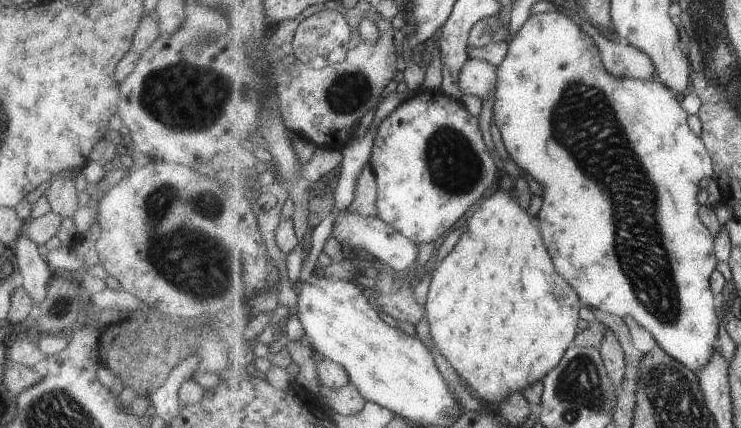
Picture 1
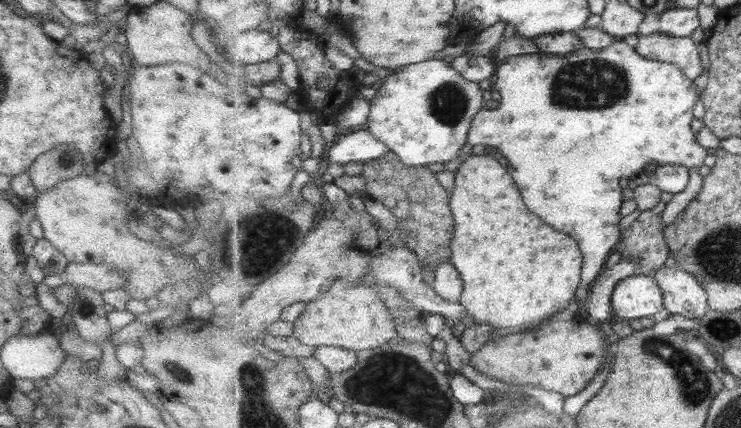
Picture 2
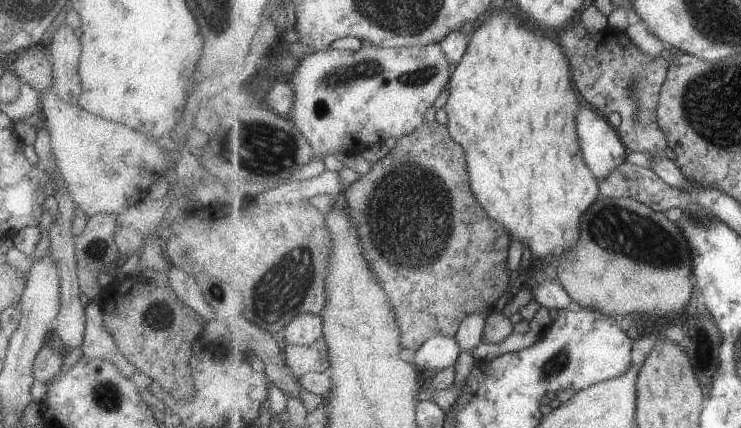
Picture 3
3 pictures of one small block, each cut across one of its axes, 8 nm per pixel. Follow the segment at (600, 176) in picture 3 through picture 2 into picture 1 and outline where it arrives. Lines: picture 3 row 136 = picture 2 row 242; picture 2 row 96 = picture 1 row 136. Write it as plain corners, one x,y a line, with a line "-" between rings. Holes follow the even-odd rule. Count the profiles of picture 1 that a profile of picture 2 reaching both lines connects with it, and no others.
561,10
539,13
527,18
520,30
509,40
508,50
498,66
498,87
494,96
493,129
502,147
521,170
538,181
543,187
542,207
536,220
545,244
554,258
557,272
564,276
575,288
586,307
623,316
634,316
643,328
654,334
663,350
693,370
695,374
710,363
717,349
721,319
717,316
719,296
711,288
711,277
717,268
715,241
711,231
699,216
697,204
699,182
703,178
714,178
714,160
701,136
697,136
689,126
689,113
683,108
683,97
671,87
657,80
618,77
604,67
605,63
595,40
583,32
583,28

